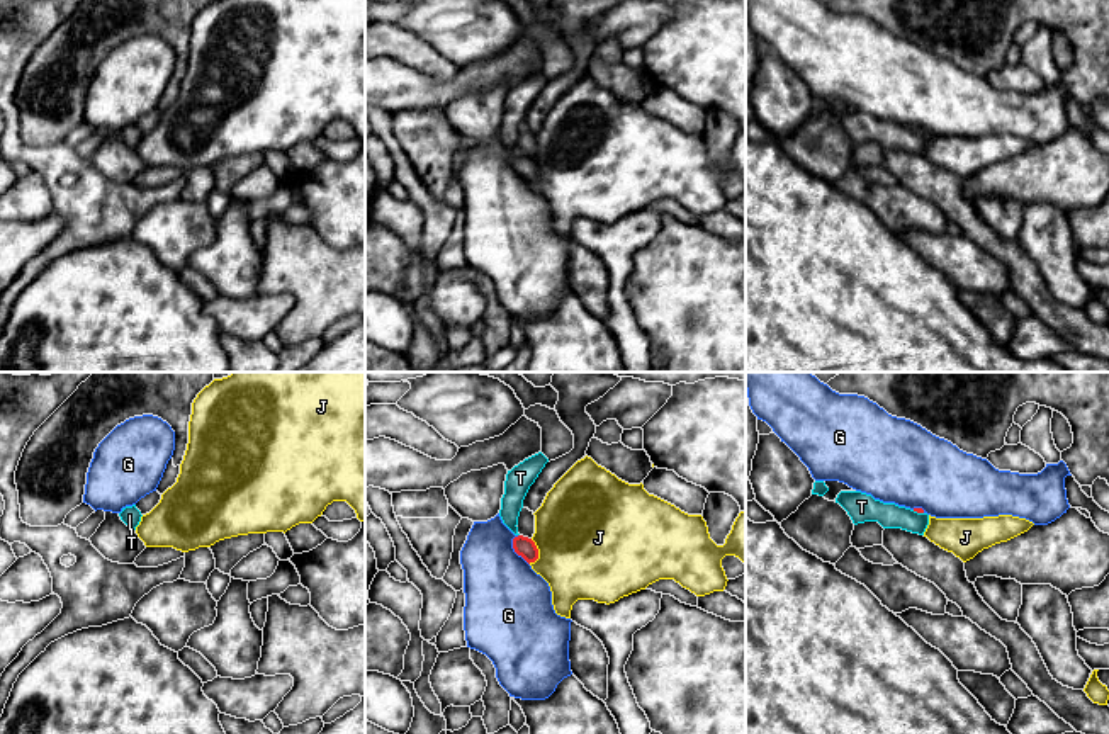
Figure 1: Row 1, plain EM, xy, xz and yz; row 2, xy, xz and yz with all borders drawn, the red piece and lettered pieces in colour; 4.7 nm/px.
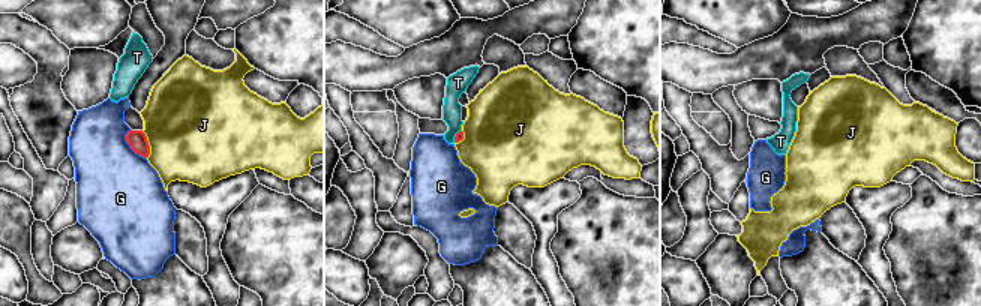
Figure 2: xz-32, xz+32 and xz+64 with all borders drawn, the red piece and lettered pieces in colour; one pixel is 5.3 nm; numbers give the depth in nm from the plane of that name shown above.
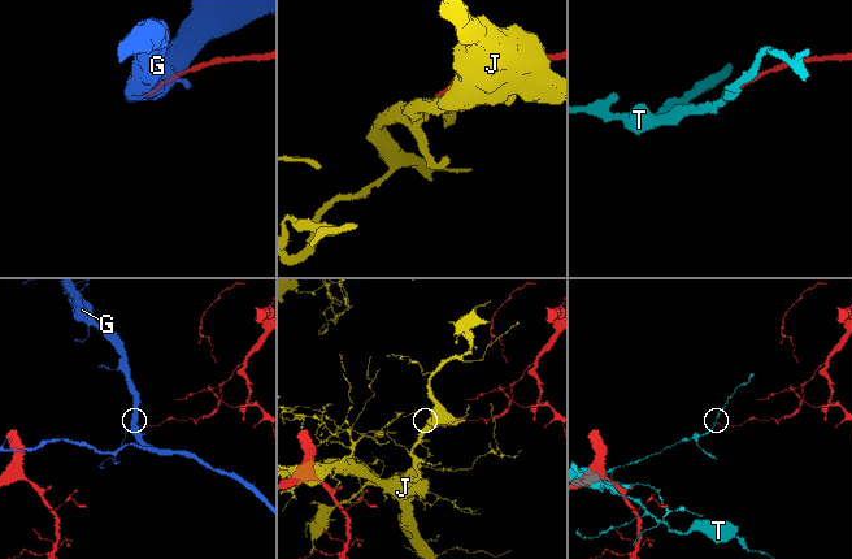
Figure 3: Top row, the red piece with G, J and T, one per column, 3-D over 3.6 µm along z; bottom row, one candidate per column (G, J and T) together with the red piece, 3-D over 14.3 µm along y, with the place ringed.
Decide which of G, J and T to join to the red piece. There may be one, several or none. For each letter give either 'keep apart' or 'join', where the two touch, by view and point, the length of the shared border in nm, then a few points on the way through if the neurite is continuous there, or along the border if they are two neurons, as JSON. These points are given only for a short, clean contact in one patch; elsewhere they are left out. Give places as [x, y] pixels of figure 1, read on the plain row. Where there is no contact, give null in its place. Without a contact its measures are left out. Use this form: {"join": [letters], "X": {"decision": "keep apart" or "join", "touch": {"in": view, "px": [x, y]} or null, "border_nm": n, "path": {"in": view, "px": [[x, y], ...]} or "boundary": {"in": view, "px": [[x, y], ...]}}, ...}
{"join": [], "G": {"decision": "keep apart", "touch": {"in": "xz", "px": [515, 170]}, "border_nm": 160, "boundary": {"in": "xz", "px": [[515, 155], [513, 167], [529, 184]]}}, "J": {"decision": "keep apart", "touch": {"in": "xz", "px": [537, 170]}, "border_nm": 120}, "T": {"decision": "keep apart", "touch": {"in": "yz", "px": [917, 131]}, "border_nm": 60, "boundary": {"in": "yz", "px": [[912, 129], [923, 133]]}}}

